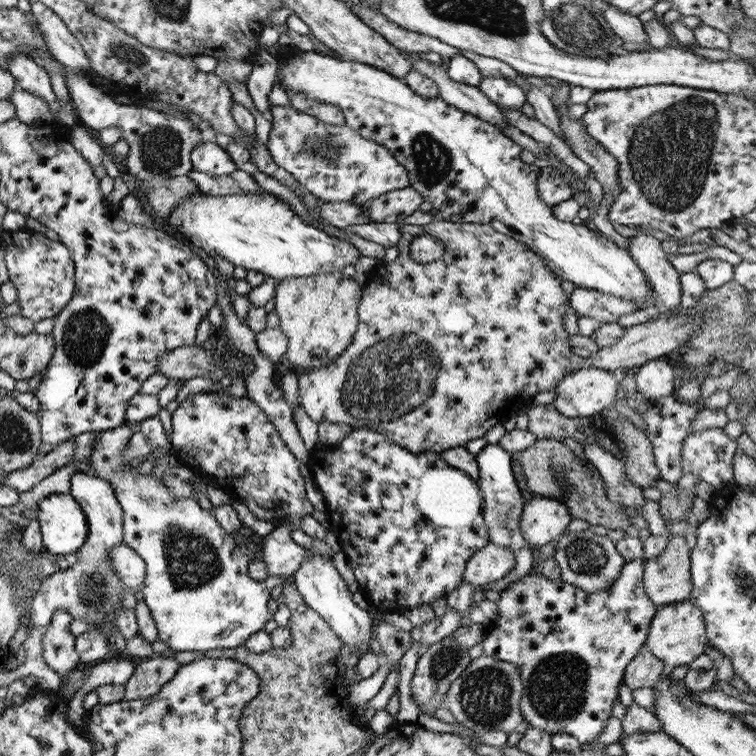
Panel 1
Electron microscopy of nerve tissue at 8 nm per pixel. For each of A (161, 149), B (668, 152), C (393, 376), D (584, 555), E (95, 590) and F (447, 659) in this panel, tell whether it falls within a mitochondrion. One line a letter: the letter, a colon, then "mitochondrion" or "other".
A: mitochondrion
B: mitochondrion
C: mitochondrion
D: mitochondrion
E: mitochondrion
F: mitochondrion

